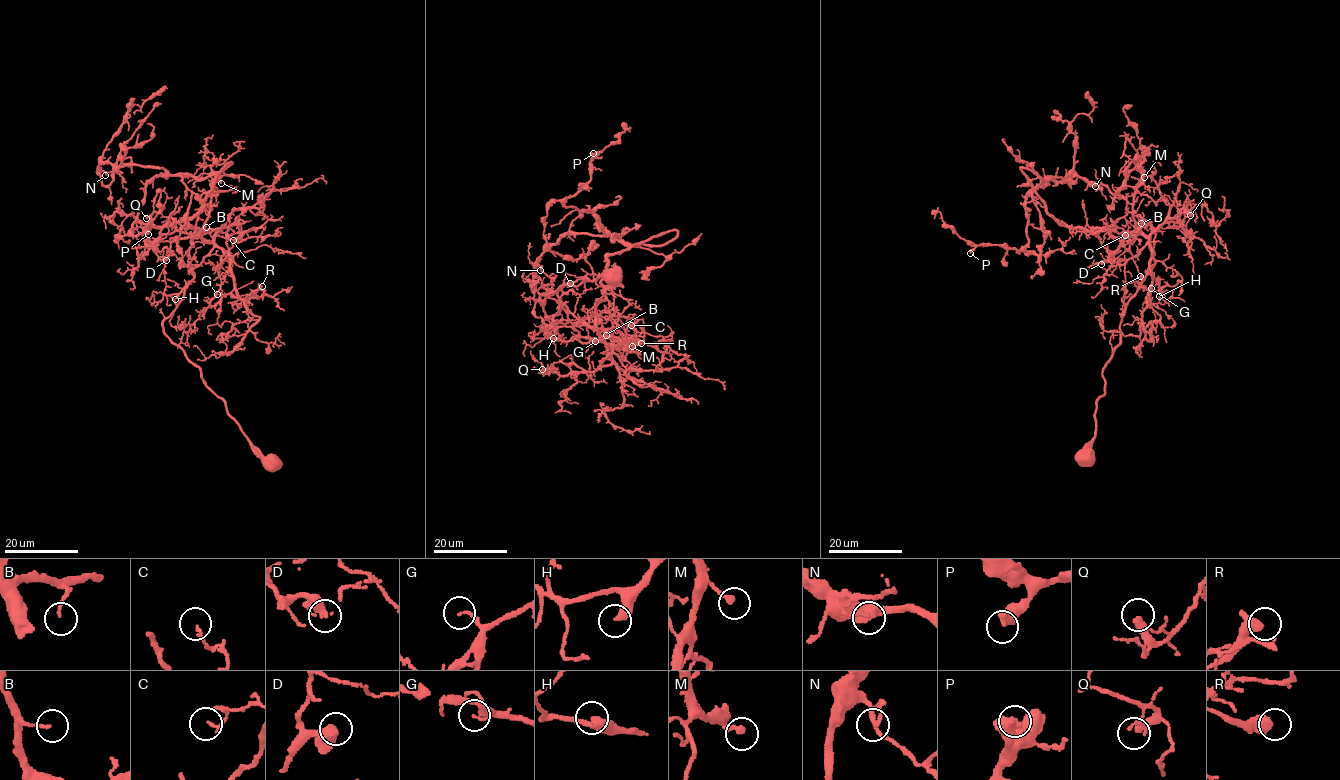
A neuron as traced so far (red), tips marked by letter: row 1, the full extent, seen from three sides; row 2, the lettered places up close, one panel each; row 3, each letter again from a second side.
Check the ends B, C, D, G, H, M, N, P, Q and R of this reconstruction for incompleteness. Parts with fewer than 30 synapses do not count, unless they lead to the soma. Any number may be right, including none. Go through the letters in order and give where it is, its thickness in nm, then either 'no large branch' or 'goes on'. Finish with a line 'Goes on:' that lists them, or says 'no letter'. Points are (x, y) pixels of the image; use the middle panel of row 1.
B: (606, 335) | 120 nm | no large branch
C: (631, 325) | 110 nm | no large branch
D: (570, 283) | 420 nm | no large branch
G: (595, 341) | 100 nm | no large branch
H: (553, 338) | 400 nm | goes on
M: (632, 346) | 240 nm | no large branch
N: (540, 270) | 140 nm | no large branch
P: (593, 153) | 500 nm | no large branch
Q: (542, 369) | 340 nm | no large branch
R: (641, 343) | 380 nm | no large branch
Goes on: H

